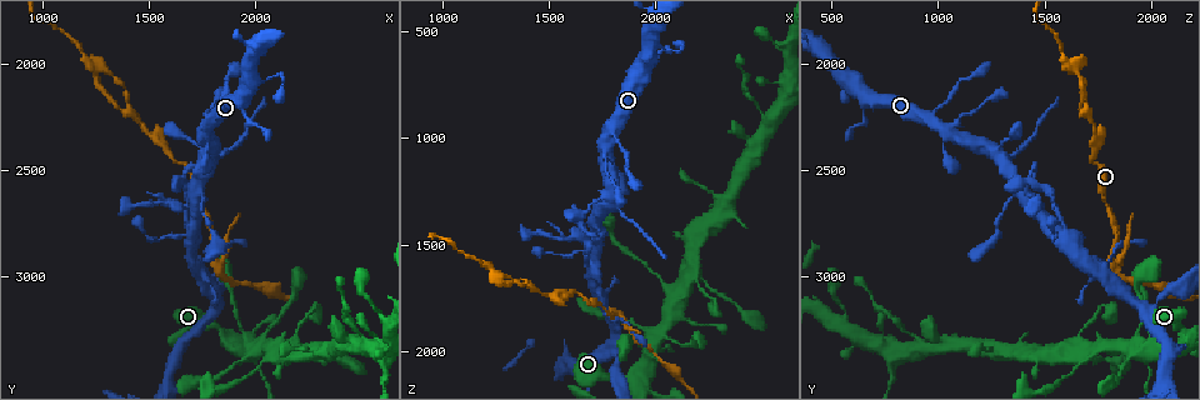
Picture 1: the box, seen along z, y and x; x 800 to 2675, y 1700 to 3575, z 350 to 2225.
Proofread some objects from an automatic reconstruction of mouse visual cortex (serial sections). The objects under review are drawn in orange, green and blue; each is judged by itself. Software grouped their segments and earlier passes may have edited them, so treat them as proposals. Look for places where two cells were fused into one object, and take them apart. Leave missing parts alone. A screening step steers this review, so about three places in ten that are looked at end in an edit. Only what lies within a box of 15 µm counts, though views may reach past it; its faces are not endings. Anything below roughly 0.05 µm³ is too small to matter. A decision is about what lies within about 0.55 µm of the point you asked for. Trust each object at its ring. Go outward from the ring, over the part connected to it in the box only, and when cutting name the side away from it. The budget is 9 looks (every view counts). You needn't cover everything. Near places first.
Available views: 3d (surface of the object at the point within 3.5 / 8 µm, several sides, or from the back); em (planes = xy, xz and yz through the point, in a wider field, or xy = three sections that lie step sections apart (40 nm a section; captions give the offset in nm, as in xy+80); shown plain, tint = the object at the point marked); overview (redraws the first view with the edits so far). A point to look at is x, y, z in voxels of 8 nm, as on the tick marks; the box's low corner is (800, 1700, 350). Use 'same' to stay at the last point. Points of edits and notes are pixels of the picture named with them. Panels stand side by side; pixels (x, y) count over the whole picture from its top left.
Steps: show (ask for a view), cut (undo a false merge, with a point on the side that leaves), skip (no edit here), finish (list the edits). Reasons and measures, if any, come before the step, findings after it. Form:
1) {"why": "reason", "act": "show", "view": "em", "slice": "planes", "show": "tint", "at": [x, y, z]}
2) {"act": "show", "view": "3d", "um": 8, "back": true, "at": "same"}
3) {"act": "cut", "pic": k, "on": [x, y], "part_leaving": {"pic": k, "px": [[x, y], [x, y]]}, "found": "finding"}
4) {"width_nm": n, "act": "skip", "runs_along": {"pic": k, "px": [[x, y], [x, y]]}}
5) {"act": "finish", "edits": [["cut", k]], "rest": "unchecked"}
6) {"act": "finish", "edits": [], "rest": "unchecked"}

{"why": "looks like a crossing", "act": "show", "view": "3d", "um": 8, "back": true, "at": [2140, 3350, 1680]}

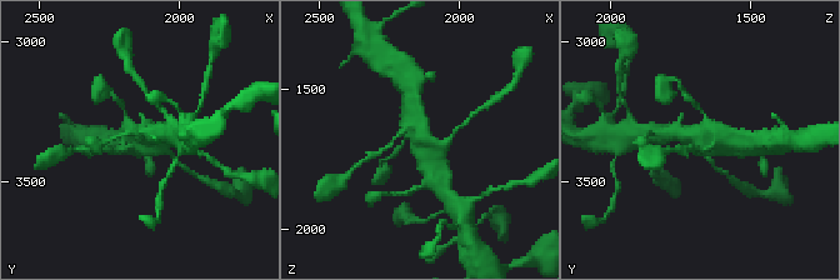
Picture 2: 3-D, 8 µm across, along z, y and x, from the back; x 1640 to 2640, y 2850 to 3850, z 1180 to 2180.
{"why": "closer look", "act": "show", "view": "3d", "um": 3.5, "at": [2140, 3340, 1670]}

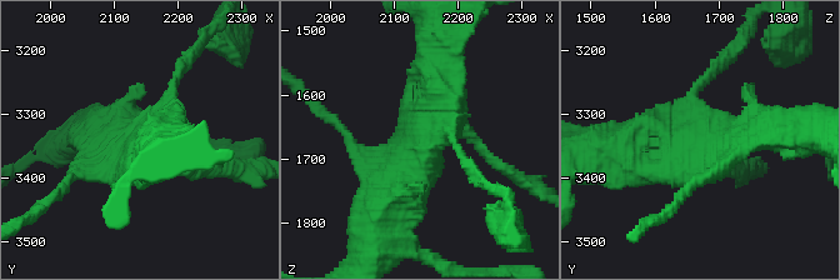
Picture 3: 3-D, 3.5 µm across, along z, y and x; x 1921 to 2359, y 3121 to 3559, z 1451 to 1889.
{"act": "show", "view": "em", "slice": "xy", "step": 2, "show": "tint", "at": [2145, 3340, 1680]}

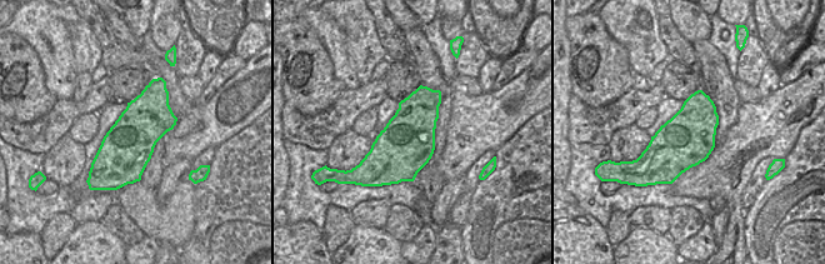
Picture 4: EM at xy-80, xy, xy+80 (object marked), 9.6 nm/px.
{"act": "skip", "runs_along": {"pic": 3, "px": [[389, 211], [424, 150], [435, 64]]}, "found": "continuous, no second cell"}

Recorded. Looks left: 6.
{"why": "branch point", "act": "show", "view": "3d", "um": 3.5, "at": [1800, 2950, 1820]}

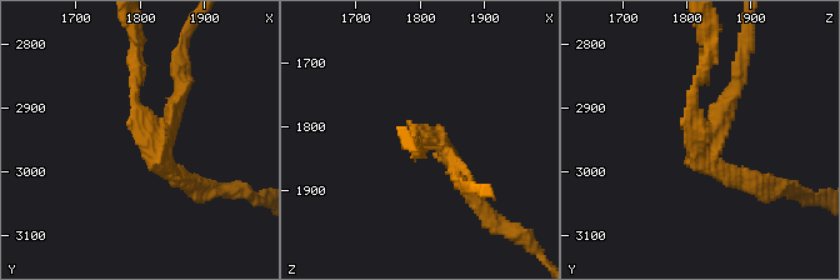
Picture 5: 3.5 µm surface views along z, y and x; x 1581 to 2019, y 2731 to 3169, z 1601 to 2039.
{"act": "show", "view": "em", "slice": "xy", "step": 3, "show": "tint", "at": [1815, 2940, 1815]}

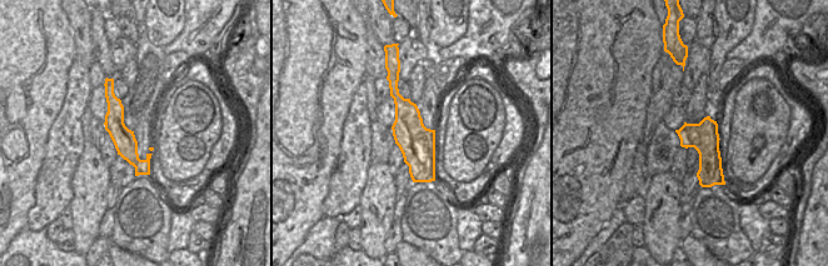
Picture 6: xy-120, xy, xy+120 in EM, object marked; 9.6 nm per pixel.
{"width_nm": 360, "act": "cut", "pic": 5, "on": [735, 83], "part_leaving": {"pic": 5, "px": [[720, 118], [740, 83], [749, 33]]}, "found": "a second cell is stuck on"}

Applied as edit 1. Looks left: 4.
{"why": "a narrow waist", "act": "show", "view": "3d", "um": 8, "at": [1690, 2820, 1600]}

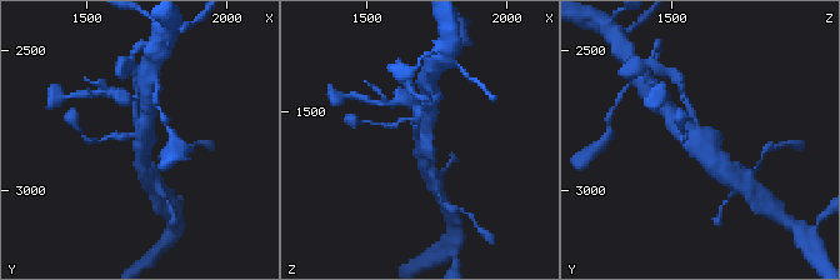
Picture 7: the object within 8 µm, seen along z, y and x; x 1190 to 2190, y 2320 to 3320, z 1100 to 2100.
{"act": "show", "view": "em", "slice": "xy", "step": 1, "show": "tint", "at": [1710, 2820, 1600]}

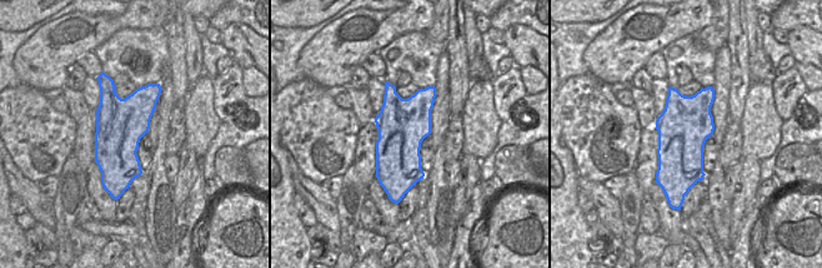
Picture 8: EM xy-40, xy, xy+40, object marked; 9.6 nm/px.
{"act": "skip", "runs_along": {"pic": 7, "px": [[669, 114], [721, 166]]}, "found": "one cell here"}

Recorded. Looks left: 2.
{"act": "finish", "edits": [["cut", 5]], "rest": "unchecked"}

